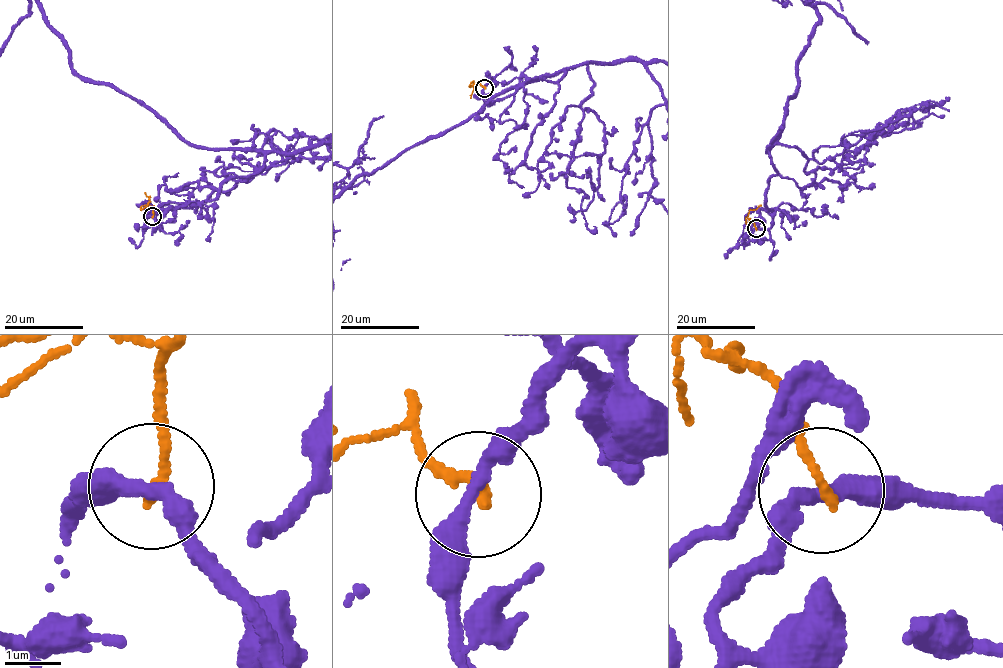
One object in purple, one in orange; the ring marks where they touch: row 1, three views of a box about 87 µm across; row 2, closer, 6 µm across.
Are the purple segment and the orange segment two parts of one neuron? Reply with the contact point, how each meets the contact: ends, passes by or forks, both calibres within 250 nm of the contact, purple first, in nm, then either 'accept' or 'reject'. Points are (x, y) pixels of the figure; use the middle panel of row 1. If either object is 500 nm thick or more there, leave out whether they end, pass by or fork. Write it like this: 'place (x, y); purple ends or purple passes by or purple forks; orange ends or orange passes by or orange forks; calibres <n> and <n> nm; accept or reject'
place (484, 88); purple passes by; orange ends; calibres 280 and 180 nm; reject

